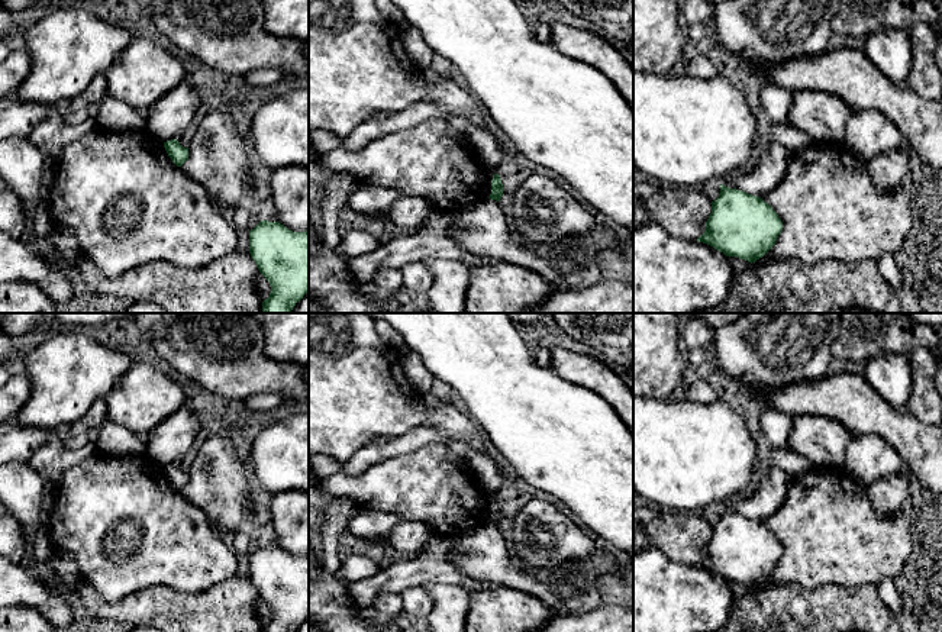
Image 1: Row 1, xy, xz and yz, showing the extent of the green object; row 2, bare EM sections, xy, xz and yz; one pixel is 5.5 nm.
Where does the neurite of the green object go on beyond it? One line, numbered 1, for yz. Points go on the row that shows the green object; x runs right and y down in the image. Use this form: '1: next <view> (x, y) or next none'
1: next none

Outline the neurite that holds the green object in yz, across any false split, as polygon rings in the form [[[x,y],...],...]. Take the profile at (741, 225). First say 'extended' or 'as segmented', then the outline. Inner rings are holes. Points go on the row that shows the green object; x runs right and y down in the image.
as segmented | [[[720,184],[706,230],[697,241],[752,264],[775,245],[781,230],[781,219],[761,197]]]

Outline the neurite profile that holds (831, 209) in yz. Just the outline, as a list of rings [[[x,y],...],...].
[[[813,141],[809,146],[791,152],[784,181],[761,197],[781,219],[783,230],[775,245],[755,262],[794,258],[807,264],[816,264],[823,259],[849,264],[865,258],[877,262],[884,254],[896,255],[910,244],[913,226],[910,190],[912,178],[907,174],[894,191],[881,193],[868,171],[868,164],[855,158],[843,141]]]

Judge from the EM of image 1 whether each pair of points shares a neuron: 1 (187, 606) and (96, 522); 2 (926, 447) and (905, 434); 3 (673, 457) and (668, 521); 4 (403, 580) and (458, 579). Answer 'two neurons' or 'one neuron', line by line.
1: two neurons
2: one neuron
3: two neurons
4: one neuron

